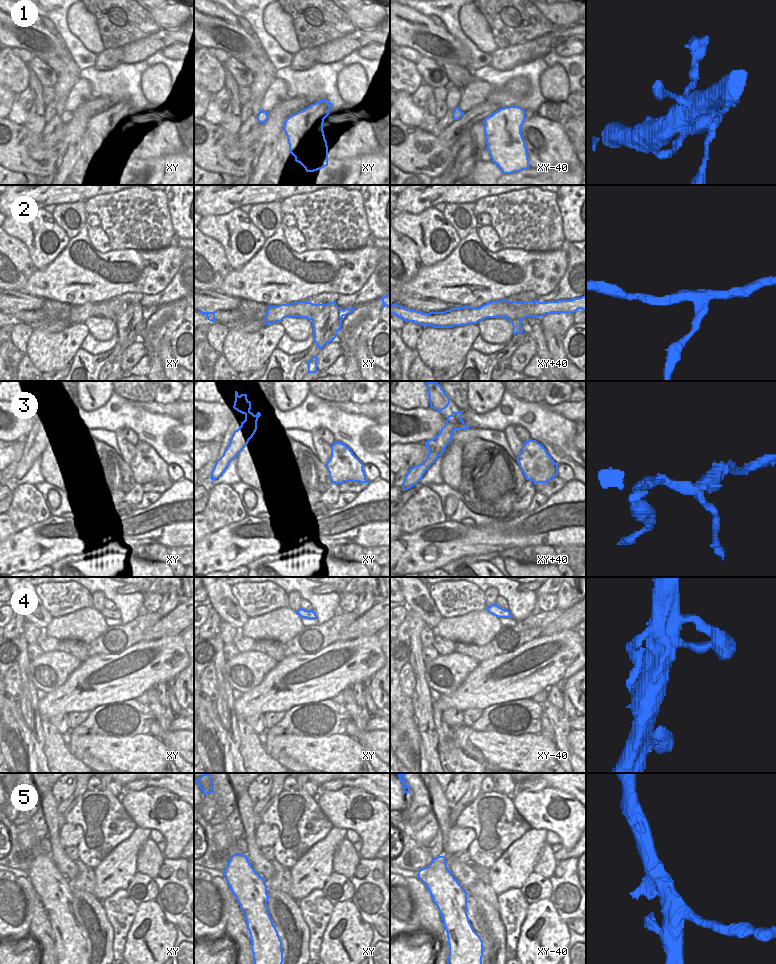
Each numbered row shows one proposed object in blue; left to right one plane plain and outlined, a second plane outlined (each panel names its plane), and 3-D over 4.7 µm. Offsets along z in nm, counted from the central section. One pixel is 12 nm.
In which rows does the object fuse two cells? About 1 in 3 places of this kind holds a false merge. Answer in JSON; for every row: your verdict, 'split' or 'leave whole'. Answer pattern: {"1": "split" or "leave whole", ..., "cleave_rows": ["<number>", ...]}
{"1": "leave whole", "2": "split", "3": "split", "4": "leave whole", "5": "split", "cleave_rows": ["2", "3", "5"]}

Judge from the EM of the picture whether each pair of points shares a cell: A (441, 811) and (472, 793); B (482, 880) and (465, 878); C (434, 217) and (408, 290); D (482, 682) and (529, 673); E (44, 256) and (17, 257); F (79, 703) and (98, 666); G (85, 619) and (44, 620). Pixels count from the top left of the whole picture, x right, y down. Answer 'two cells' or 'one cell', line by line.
A: one cell
B: two cells
C: two cells
D: one cell
E: two cells
F: one cell
G: two cells

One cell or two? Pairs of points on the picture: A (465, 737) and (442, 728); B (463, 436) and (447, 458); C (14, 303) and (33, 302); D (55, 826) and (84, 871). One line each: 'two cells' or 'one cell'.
A: two cells
B: two cells
C: one cell
D: two cells

